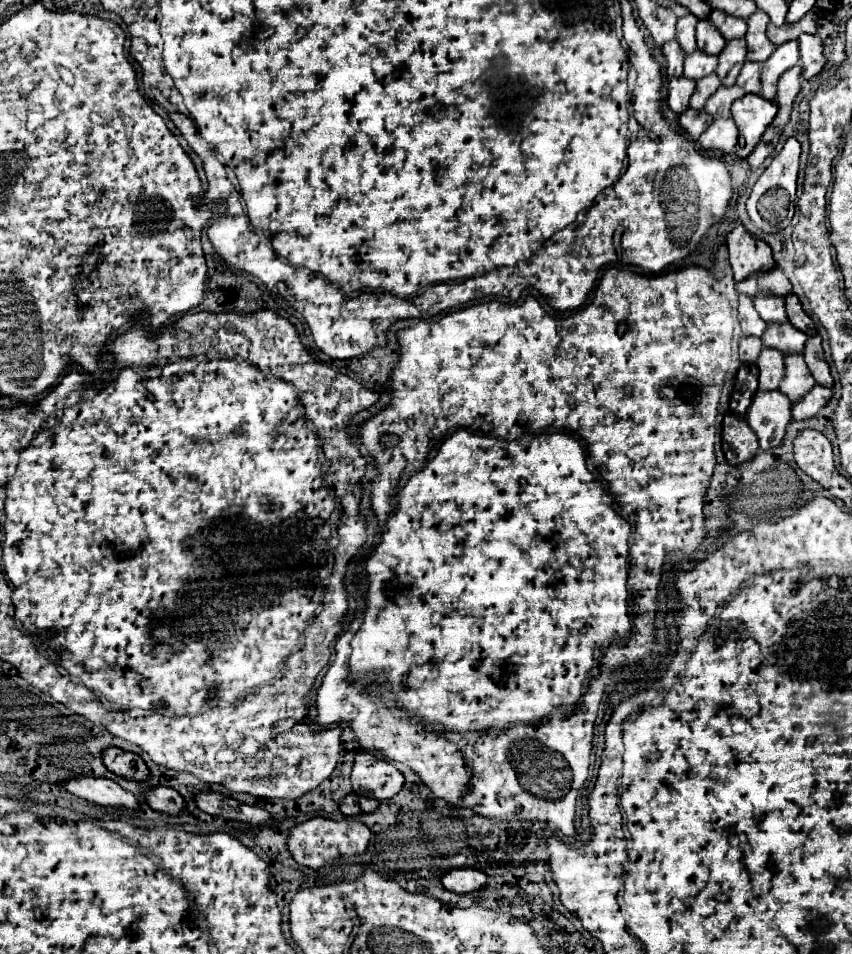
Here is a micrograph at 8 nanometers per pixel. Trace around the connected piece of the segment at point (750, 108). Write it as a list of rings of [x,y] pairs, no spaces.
[[[746,94],[744,98],[732,104],[732,118],[738,126],[738,144],[736,154],[746,158],[754,146],[760,142],[764,130],[770,126],[778,112],[774,100],[764,100],[760,94]]]

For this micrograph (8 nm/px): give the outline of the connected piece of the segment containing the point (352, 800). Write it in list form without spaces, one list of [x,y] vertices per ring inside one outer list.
[[[350,792],[350,794],[340,802],[340,812],[342,812],[344,816],[350,816],[350,818],[362,814],[362,808],[360,808],[358,800],[360,800],[360,796],[354,794],[354,792]]]

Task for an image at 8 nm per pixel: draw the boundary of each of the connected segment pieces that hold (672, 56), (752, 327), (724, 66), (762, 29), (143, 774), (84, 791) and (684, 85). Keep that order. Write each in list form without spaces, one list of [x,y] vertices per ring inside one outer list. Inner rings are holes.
[[[670,40],[668,44],[662,46],[662,52],[664,52],[666,60],[668,60],[668,68],[666,68],[668,78],[680,76],[682,74],[682,66],[684,66],[684,52],[682,52],[680,44],[676,44],[676,40]]]
[[[740,294],[740,308],[738,308],[738,316],[740,316],[740,326],[742,332],[746,336],[762,336],[762,332],[766,330],[764,320],[760,320],[760,314],[756,312],[752,298]]]
[[[744,38],[740,40],[730,40],[724,50],[718,54],[720,62],[718,62],[718,68],[716,68],[716,74],[720,76],[722,84],[724,86],[732,86],[736,84],[736,78],[746,62],[746,44],[744,44]]]
[[[756,10],[748,18],[748,32],[746,32],[746,42],[748,42],[748,60],[752,62],[764,62],[770,58],[774,52],[774,44],[766,36],[766,26],[768,26],[768,14]]]
[[[112,746],[112,748],[104,750],[102,760],[104,760],[104,764],[110,772],[114,772],[114,774],[126,778],[126,780],[142,782],[150,776],[144,760],[134,752],[124,752],[124,750]]]
[[[76,776],[72,780],[66,780],[62,786],[72,794],[102,806],[126,806],[126,808],[138,806],[136,798],[130,792],[122,790],[114,780],[108,780],[108,778]]]
[[[686,76],[670,80],[670,84],[668,84],[668,106],[676,114],[680,114],[680,112],[684,112],[688,108],[688,100],[690,100],[690,96],[694,92],[694,84],[696,82],[688,80]]]

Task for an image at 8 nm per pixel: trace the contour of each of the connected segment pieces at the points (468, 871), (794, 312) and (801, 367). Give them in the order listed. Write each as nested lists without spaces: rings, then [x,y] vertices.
[[[454,868],[442,876],[442,886],[456,894],[480,890],[486,884],[486,874],[474,868]]]
[[[790,292],[790,296],[786,296],[786,312],[788,312],[788,320],[790,320],[790,324],[794,328],[802,330],[806,336],[814,336],[816,334],[816,326],[814,326],[812,318],[802,310],[800,300],[792,292]]]
[[[784,356],[784,380],[780,382],[780,392],[784,392],[792,402],[800,400],[816,380],[812,378],[804,356]]]

